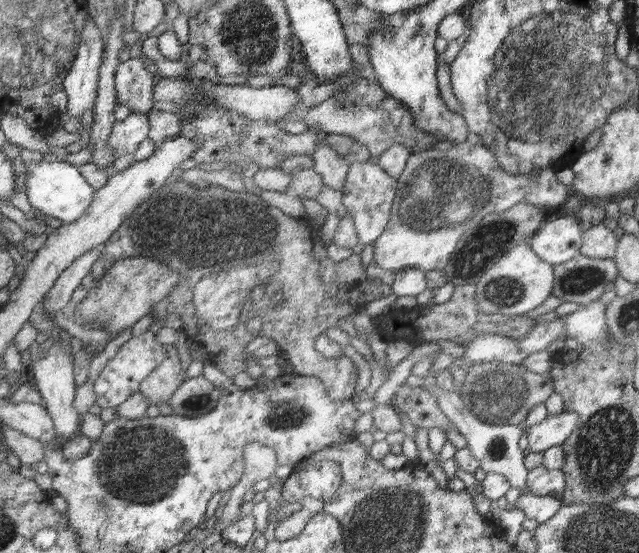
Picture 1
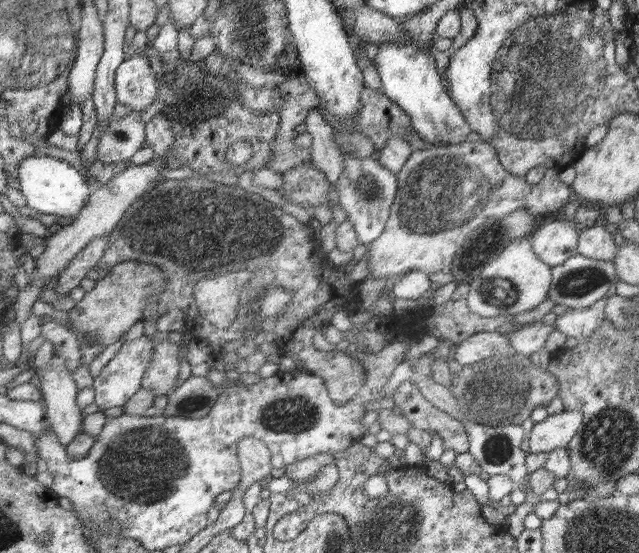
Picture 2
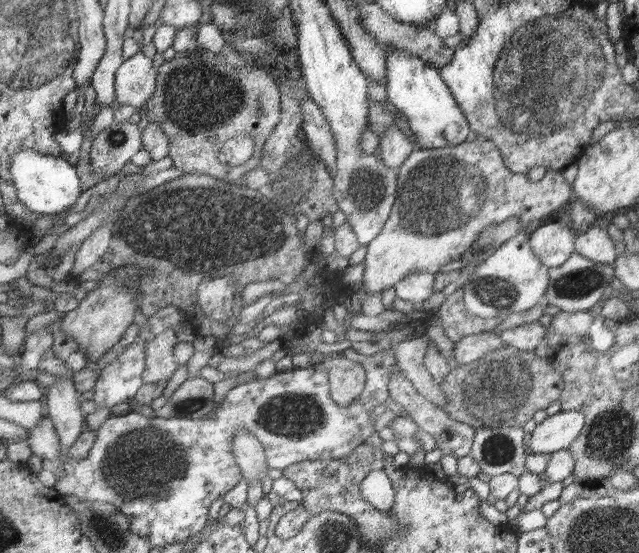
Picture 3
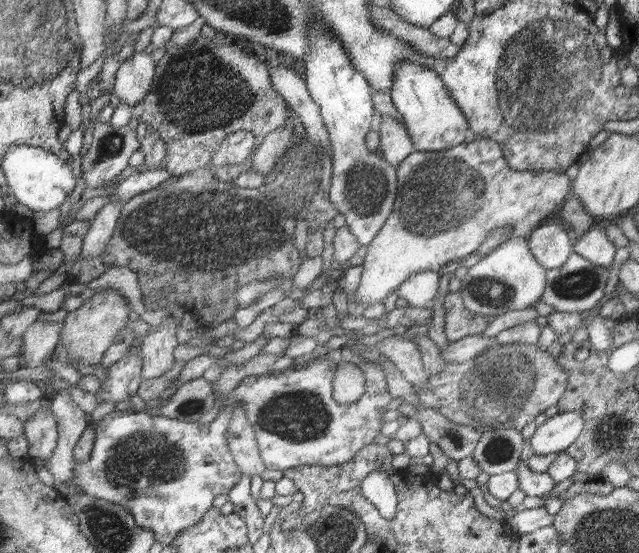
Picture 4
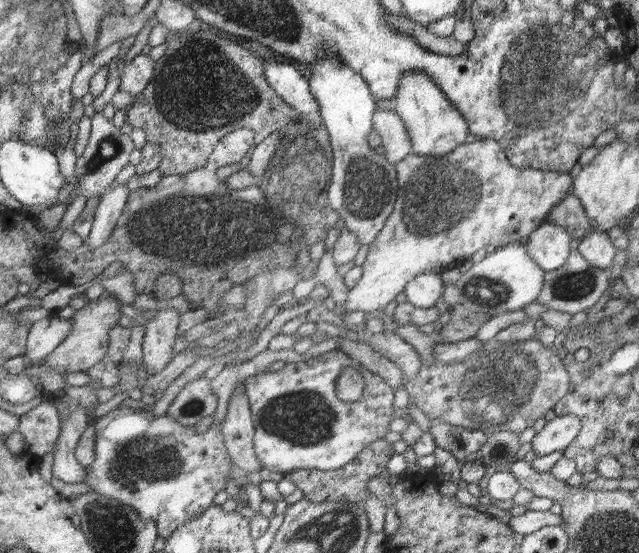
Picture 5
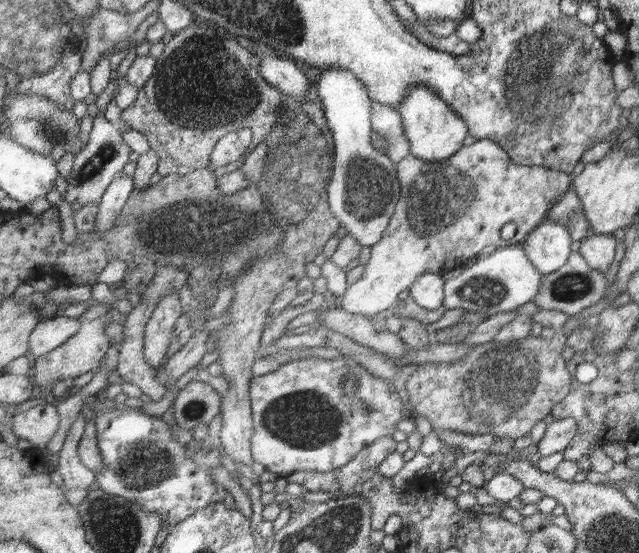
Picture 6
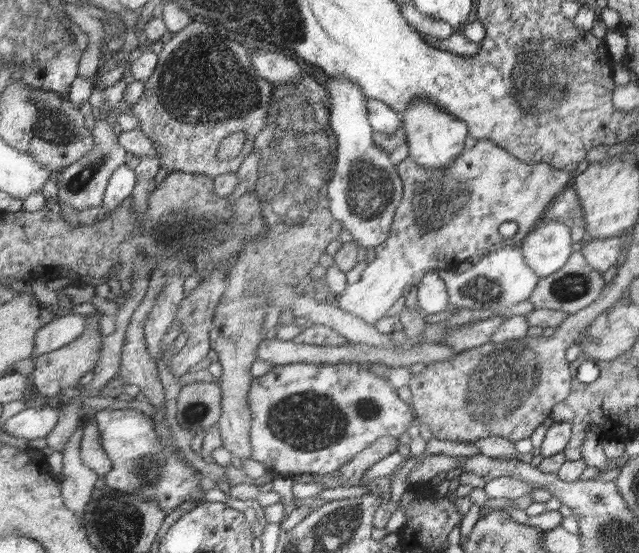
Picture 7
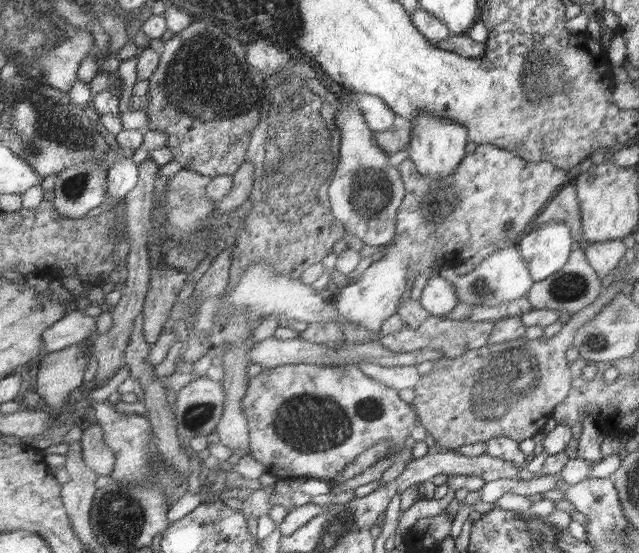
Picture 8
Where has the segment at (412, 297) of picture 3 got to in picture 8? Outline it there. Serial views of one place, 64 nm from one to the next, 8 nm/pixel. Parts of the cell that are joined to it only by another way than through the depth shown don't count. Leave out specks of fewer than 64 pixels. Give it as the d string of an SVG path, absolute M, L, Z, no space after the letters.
M440 275L431 277L422 290L420 304L432 316L442 316L457 305L454 285Z

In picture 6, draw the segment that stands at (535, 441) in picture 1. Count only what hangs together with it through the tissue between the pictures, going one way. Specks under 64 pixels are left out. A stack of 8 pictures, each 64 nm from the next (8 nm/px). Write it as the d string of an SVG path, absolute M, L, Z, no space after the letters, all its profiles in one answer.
M554 419L547 424L546 431L536 444L538 454L545 457L563 451L575 434L577 434L577 422L574 419Z

